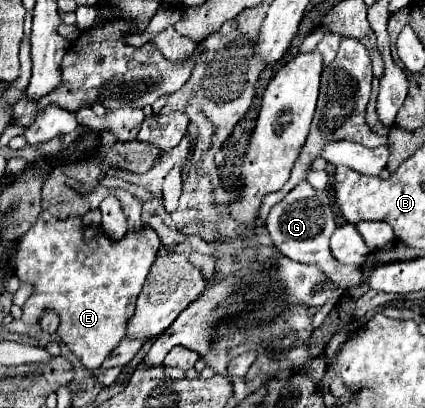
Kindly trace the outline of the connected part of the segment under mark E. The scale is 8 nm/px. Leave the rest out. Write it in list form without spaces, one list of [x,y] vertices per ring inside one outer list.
[[[40,215],[32,229],[20,237],[18,253],[16,253],[16,275],[20,281],[28,281],[34,285],[34,293],[24,303],[24,323],[38,323],[46,309],[54,309],[60,315],[58,335],[72,349],[76,357],[86,365],[86,369],[96,371],[102,367],[104,359],[112,353],[112,349],[124,339],[124,323],[134,313],[136,297],[144,285],[148,269],[156,259],[160,247],[158,235],[150,227],[142,227],[138,231],[128,231],[120,241],[112,241],[104,235],[100,227],[84,227],[80,217],[68,217],[64,221],[54,215]]]

